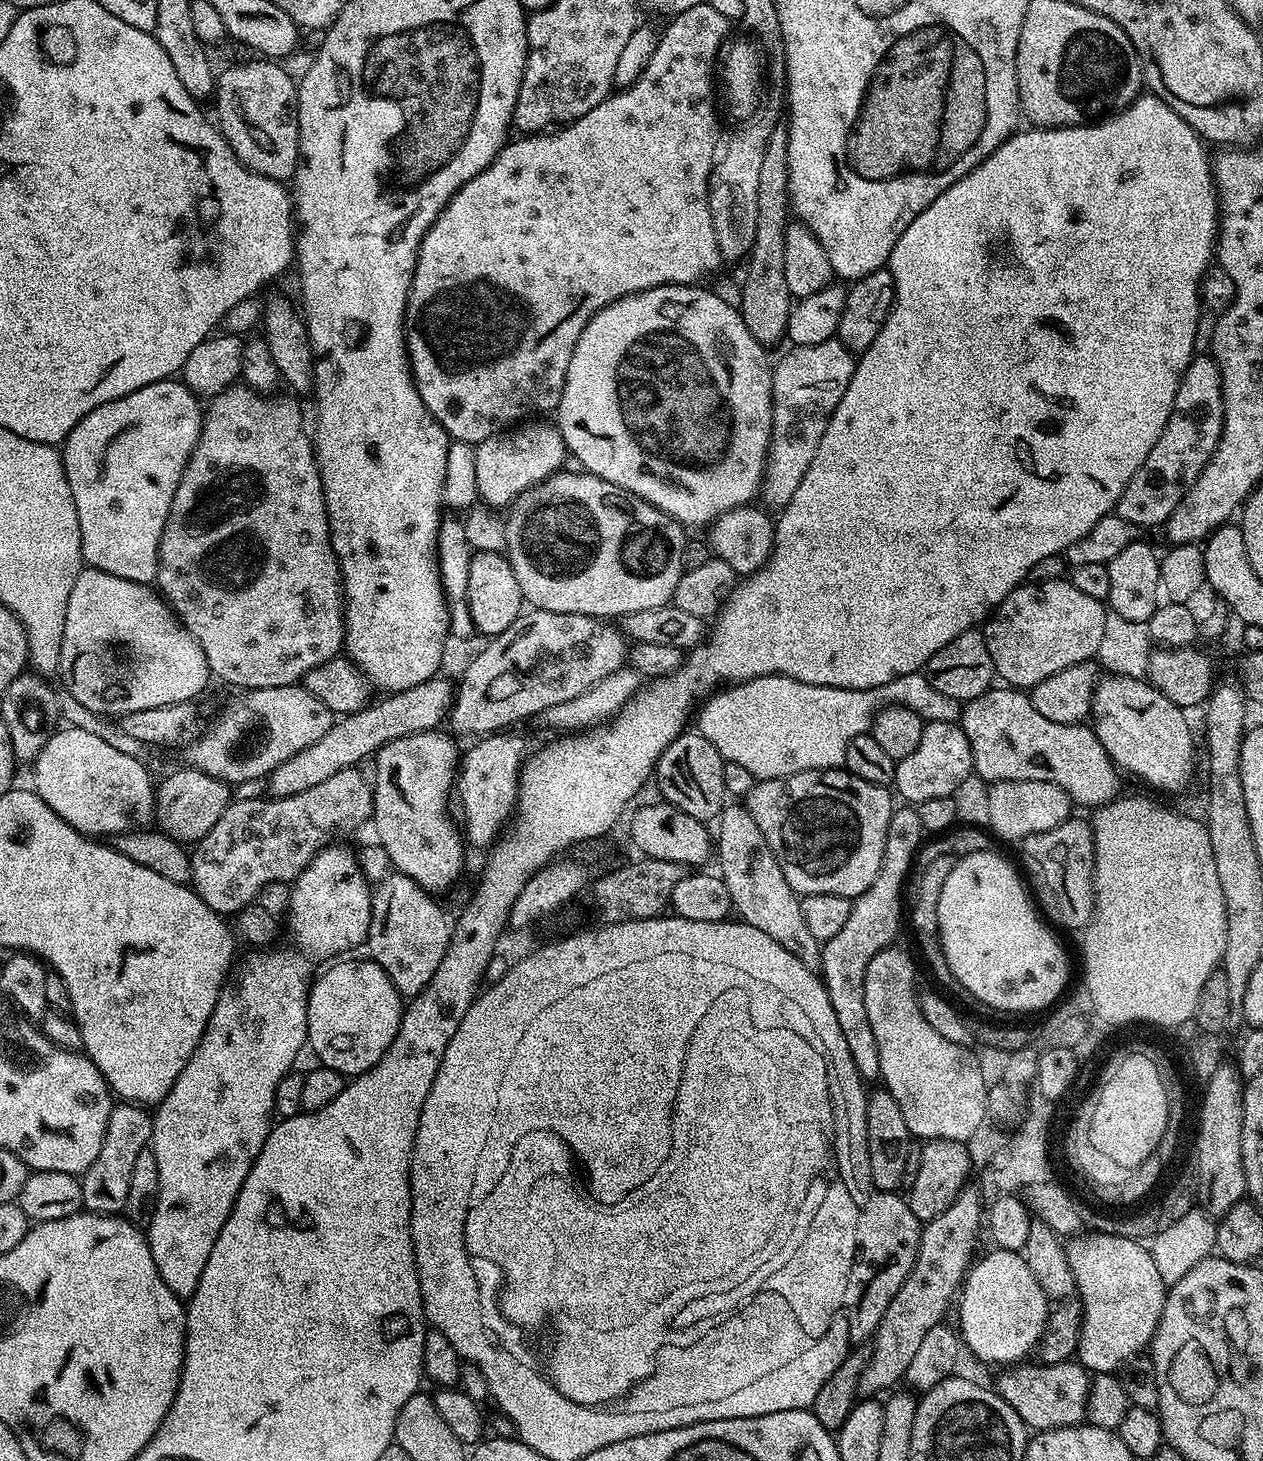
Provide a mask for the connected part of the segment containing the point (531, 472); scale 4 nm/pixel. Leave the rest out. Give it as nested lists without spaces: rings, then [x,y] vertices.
[[[524,422],[501,432],[499,436],[486,438],[476,448],[476,481],[480,487],[478,496],[481,501],[488,503],[485,505],[496,510],[507,509],[525,492],[543,484],[565,467],[566,449],[559,427],[552,422],[532,423],[536,422]]]

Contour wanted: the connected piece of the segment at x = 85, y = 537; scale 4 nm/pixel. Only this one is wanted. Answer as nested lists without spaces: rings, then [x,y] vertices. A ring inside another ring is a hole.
[[[169,378],[154,382],[150,386],[142,386],[142,390],[134,390],[114,402],[106,402],[102,406],[90,410],[90,414],[83,416],[74,426],[74,430],[70,430],[68,439],[62,445],[62,455],[66,478],[70,482],[70,494],[74,498],[74,506],[78,510],[82,554],[87,567],[97,568],[106,574],[114,574],[118,578],[126,578],[139,584],[151,585],[155,581],[156,567],[160,561],[160,539],[164,533],[166,518],[170,514],[170,506],[174,502],[174,494],[178,490],[178,482],[182,478],[184,467],[188,465],[188,459],[192,457],[192,452],[196,449],[200,431],[204,428],[204,413],[201,397],[188,389],[188,385],[179,379]]]

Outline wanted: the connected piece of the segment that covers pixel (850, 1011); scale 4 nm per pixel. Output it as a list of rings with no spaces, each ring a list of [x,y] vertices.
[[[912,806],[900,807],[893,811],[886,830],[886,850],[878,878],[861,896],[852,900],[850,918],[846,918],[842,930],[838,930],[834,938],[823,941],[820,949],[819,975],[830,998],[830,1006],[834,1006],[834,1018],[838,1018],[842,1038],[846,1038],[846,1046],[850,1046],[850,1058],[854,1058],[854,1066],[865,1082],[880,1080],[878,1042],[874,1038],[870,1018],[866,1018],[866,970],[874,954],[889,947],[900,932],[900,904],[902,908],[908,873],[912,871],[912,861],[916,859],[926,836],[919,811]]]

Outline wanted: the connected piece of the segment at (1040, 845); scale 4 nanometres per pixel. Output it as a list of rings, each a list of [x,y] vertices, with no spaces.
[[[1087,819],[1063,820],[1058,826],[1054,826],[1054,830],[1027,836],[1022,842],[1022,848],[1023,871],[1026,876],[1028,871],[1027,879],[1030,881],[1031,891],[1038,904],[1040,899],[1039,907],[1042,912],[1044,907],[1045,912],[1043,915],[1053,925],[1061,924],[1064,928],[1077,930],[1087,928],[1088,921],[1092,919],[1092,909],[1096,907],[1096,851],[1092,841],[1091,823]]]

